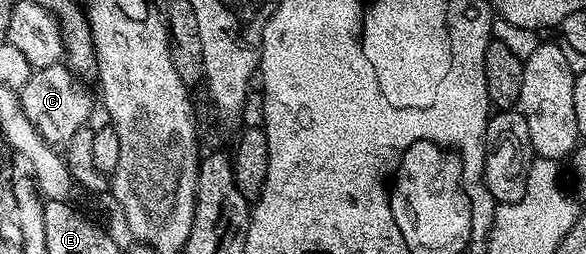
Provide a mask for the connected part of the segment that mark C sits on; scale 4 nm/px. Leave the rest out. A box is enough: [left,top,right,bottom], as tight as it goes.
[19,63,91,148]

